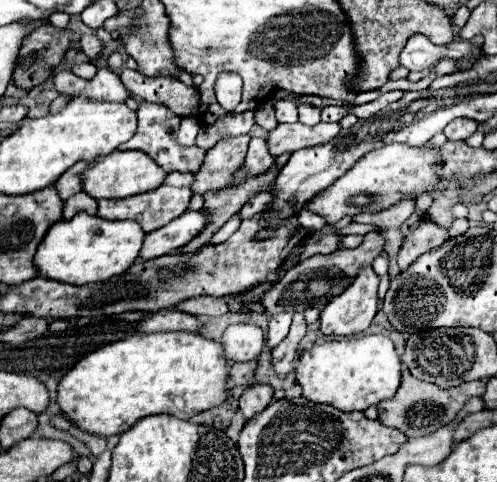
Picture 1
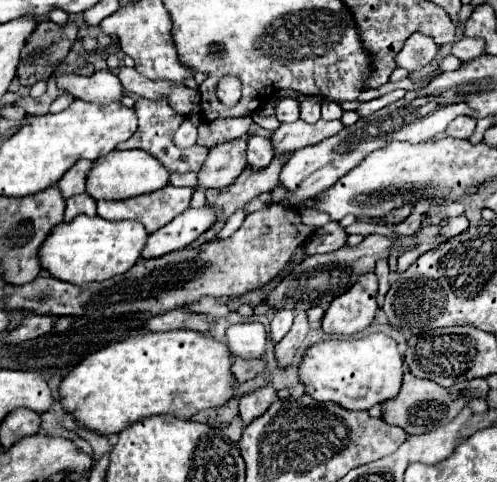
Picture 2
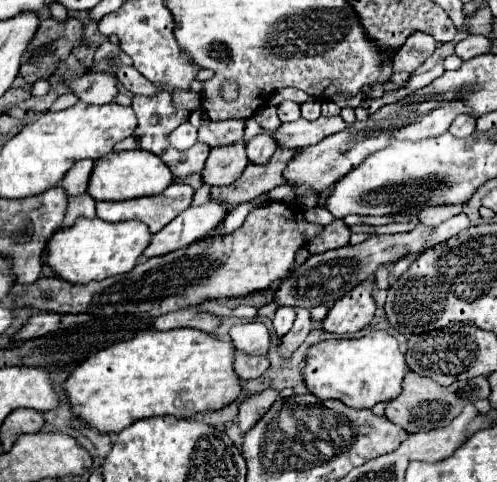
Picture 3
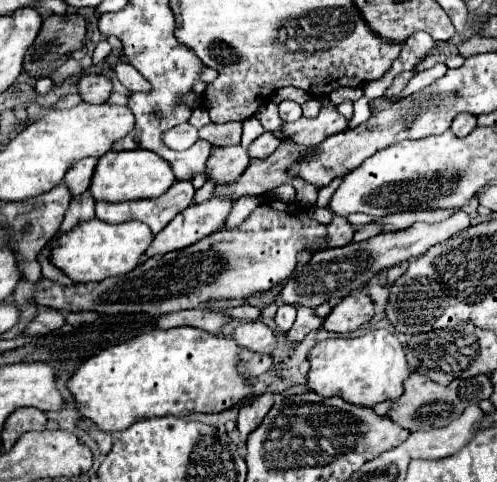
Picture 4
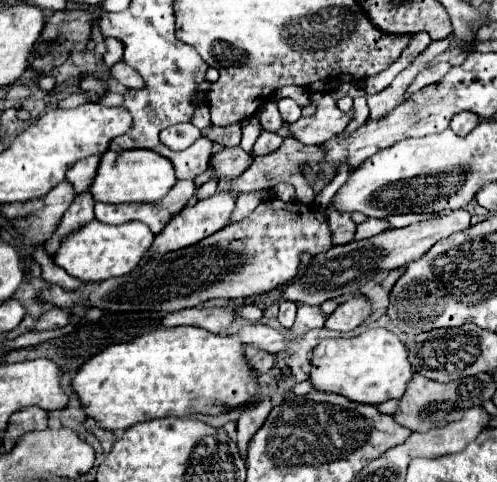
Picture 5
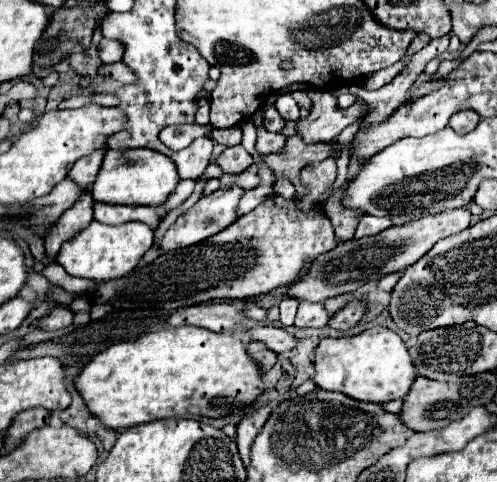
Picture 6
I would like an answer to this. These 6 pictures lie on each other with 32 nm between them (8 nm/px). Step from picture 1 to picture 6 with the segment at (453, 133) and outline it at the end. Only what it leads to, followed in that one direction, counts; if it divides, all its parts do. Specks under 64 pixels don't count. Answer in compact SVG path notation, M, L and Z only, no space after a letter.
M456 112L456 116L452 116L450 120L450 126L458 132L458 134L466 134L470 130L476 128L476 124L480 122L480 116L476 116L476 112Z

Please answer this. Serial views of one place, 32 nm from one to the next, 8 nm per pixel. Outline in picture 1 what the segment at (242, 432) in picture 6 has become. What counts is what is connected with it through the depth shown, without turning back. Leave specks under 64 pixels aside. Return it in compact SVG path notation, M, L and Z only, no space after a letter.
M256 384L248 388L240 396L240 412L244 414L244 420L250 420L252 416L264 412L268 404L274 400L274 388L268 384Z

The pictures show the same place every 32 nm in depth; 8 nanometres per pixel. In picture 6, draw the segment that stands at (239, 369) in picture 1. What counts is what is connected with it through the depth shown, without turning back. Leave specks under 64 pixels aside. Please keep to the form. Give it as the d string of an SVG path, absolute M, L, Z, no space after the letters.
M250 342L246 348L248 348L248 354L250 354L250 356L264 368L264 372L270 370L270 368L276 364L276 360L278 360L278 354L272 352L270 348L264 348L264 344Z

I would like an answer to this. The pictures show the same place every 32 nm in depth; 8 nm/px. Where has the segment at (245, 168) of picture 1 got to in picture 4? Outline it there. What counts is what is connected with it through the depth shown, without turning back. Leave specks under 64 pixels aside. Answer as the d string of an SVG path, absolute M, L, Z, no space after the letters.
M264 132L262 136L258 136L258 138L252 142L248 154L250 154L252 158L266 158L266 156L270 156L270 154L280 146L280 142L282 142L282 140L276 138L274 134Z

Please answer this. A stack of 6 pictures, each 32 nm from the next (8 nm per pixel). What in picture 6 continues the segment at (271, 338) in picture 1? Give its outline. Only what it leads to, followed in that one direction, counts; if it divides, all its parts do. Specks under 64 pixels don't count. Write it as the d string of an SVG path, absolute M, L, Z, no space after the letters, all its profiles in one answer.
M286 296L280 302L280 322L284 326L292 326L294 324L294 316L296 316L296 308L298 308L298 300Z

